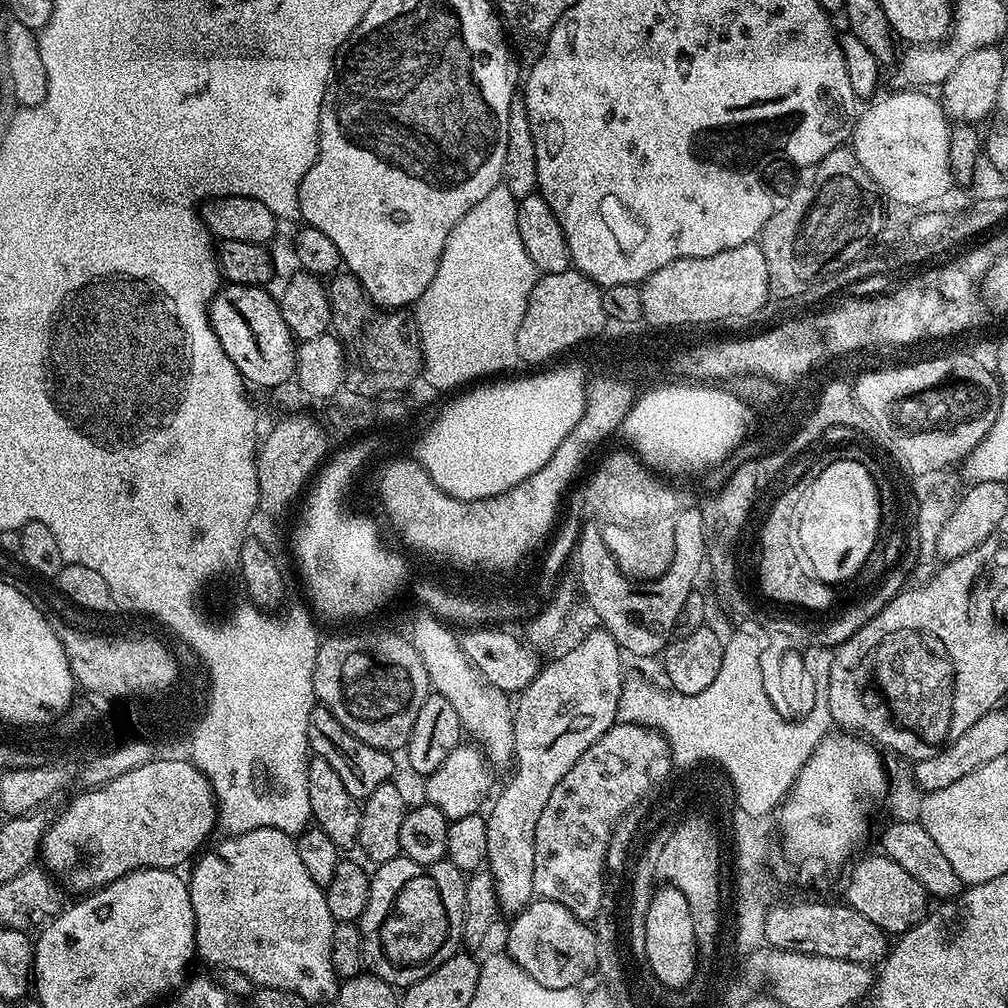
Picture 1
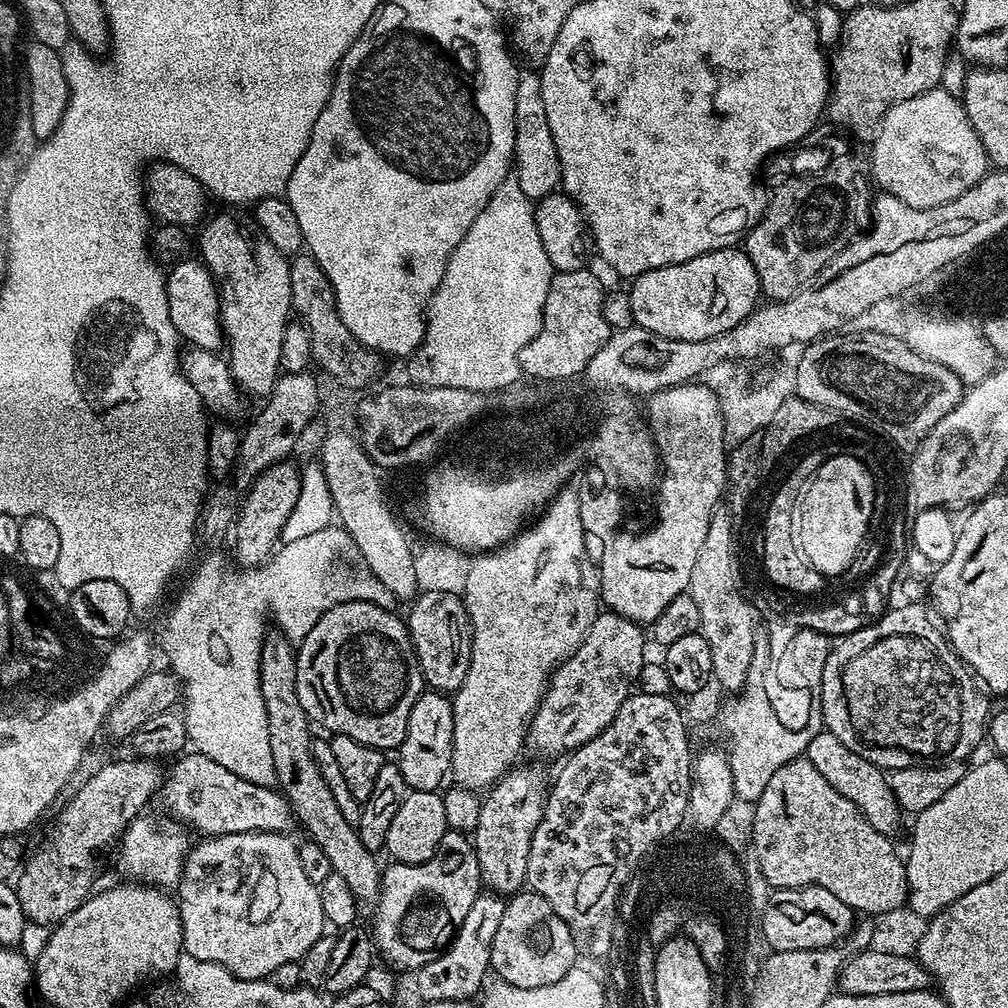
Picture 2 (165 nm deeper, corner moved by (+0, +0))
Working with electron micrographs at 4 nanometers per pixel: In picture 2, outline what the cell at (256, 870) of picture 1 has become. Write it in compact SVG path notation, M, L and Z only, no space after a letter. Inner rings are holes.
M235 832L229 836L214 836L211 838L201 839L199 842L200 845L193 847L189 851L188 858L184 862L184 872L180 875L180 883L178 885L178 907L180 909L180 921L182 922L182 930L184 931L184 947L183 951L189 956L198 958L202 962L214 962L215 964L220 964L228 972L233 972L235 976L241 976L243 980L262 980L268 977L271 977L273 974L271 972L276 972L279 968L284 968L287 964L292 964L295 960L300 960L316 943L320 940L320 935L323 934L324 928L326 929L326 921L324 915L322 914L322 902L320 901L320 890L318 885L314 882L310 882L310 878L306 878L306 873L302 871L302 866L298 863L298 844L297 841L291 840L291 835L282 833L282 832Z

